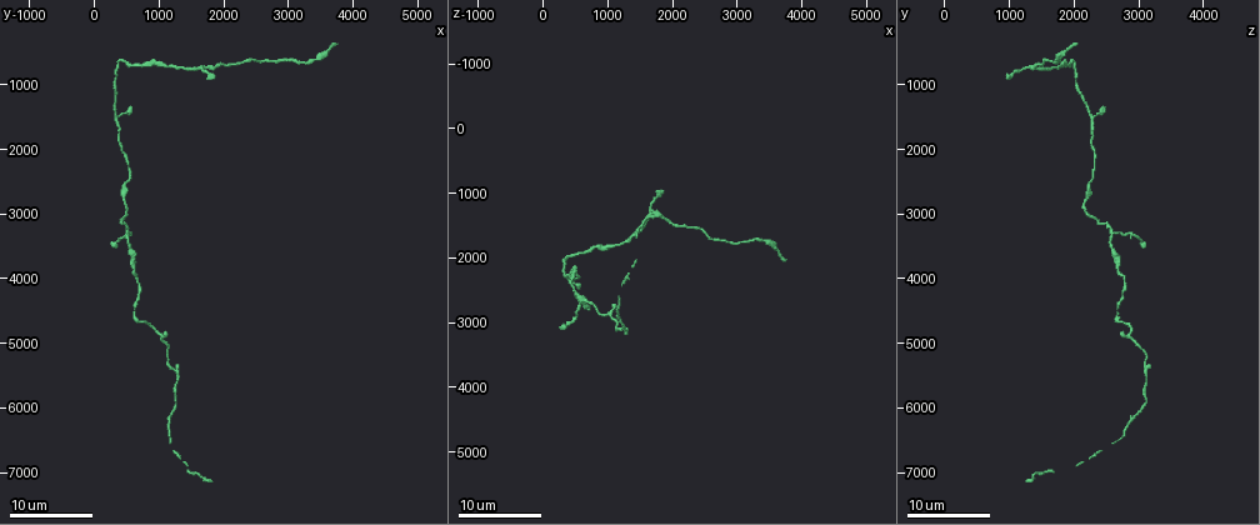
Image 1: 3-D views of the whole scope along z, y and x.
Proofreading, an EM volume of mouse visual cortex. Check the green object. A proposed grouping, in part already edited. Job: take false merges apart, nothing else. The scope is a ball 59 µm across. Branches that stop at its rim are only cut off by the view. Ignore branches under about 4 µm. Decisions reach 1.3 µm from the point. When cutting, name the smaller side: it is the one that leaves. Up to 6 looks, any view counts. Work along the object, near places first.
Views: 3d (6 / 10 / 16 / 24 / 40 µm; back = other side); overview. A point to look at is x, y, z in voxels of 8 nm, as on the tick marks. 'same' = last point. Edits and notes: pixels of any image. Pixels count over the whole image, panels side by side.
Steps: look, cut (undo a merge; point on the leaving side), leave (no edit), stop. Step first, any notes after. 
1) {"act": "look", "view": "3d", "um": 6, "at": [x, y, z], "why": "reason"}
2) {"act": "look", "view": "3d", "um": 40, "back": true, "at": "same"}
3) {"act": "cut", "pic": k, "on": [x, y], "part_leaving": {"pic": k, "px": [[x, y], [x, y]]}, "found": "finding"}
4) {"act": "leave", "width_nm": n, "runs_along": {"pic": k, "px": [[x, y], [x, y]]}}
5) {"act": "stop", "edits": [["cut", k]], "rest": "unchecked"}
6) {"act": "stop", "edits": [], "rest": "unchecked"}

{"act": "look", "view": "3d", "um": 24, "at": [500, 3300, 2650], "why": "a fork"}

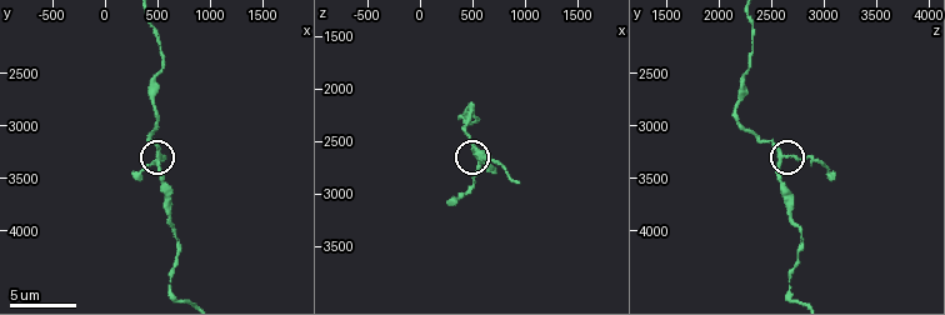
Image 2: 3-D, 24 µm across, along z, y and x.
{"act": "look", "view": "3d", "um": 6, "at": [540, 3300, 2620]}

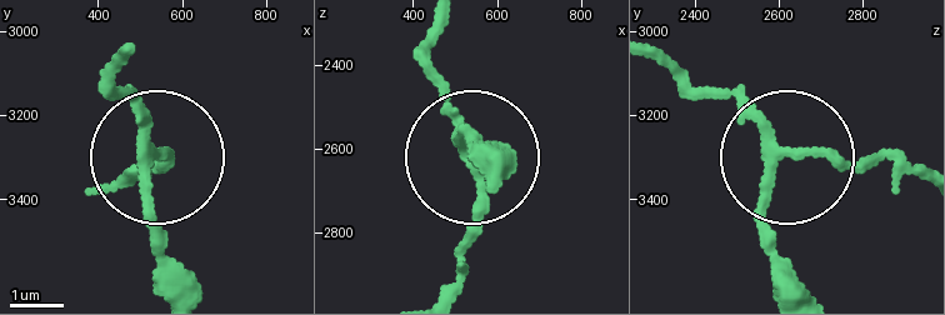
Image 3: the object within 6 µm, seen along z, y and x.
{"act": "leave", "side_arm_um": 6, "runs_along": {"pic": 3, "px": [[656, 51], [791, 150], [921, 168]]}, "found": "all the same neuron"}

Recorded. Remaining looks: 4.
{"act": "look", "view": "3d", "um": 16, "at": [600, 3880, 2680], "why": "sudden change in width"}

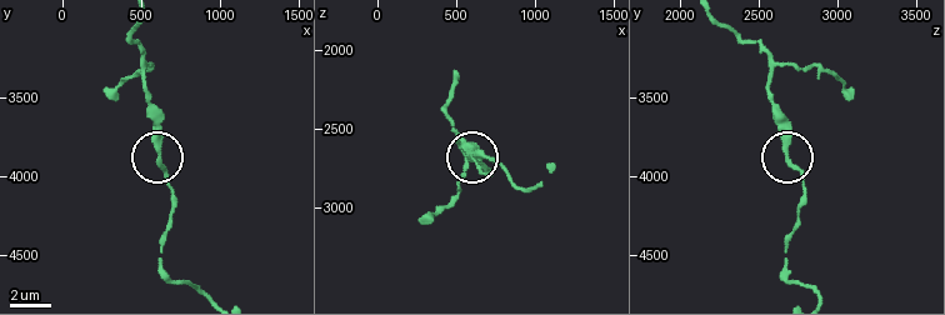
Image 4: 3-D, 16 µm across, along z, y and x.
{"act": "leave", "runs_along": {"pic": 4, "px": [[455, 85], [448, 109], [450, 124], [480, 173], [488, 174]]}, "found": "one neuron here"}

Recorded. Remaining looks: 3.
{"act": "look", "view": "3d", "um": 16, "at": [1150, 5050, 3000], "why": "calibre changes"}

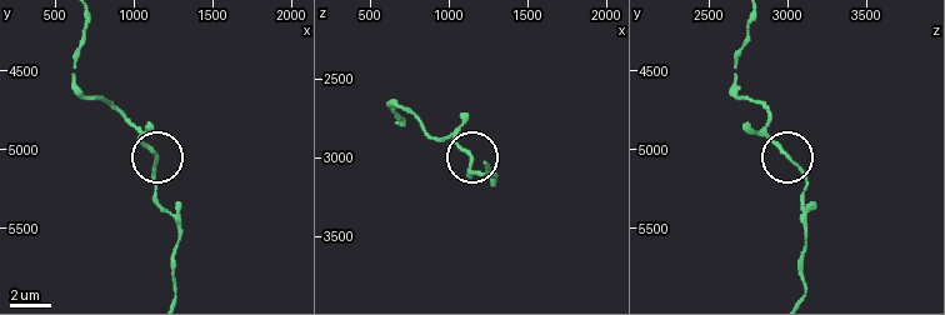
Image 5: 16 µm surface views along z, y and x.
{"act": "look", "view": "3d", "um": 6, "at": [1120, 5020, 3000], "why": "zoom in"}

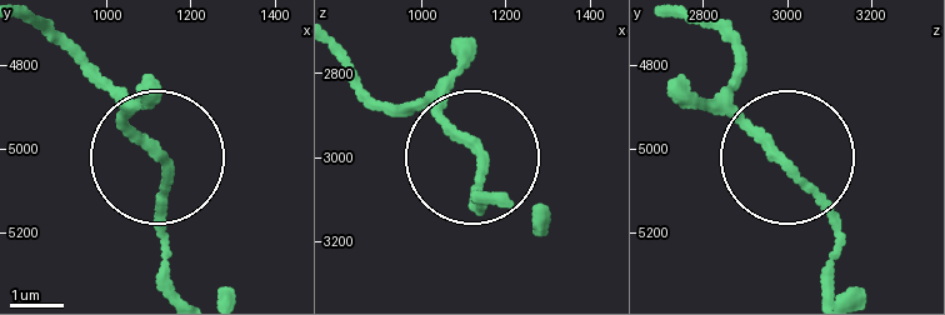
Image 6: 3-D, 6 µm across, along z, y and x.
{"act": "look", "view": "3d", "um": 6, "back": true, "at": [1120, 5020, 2975]}

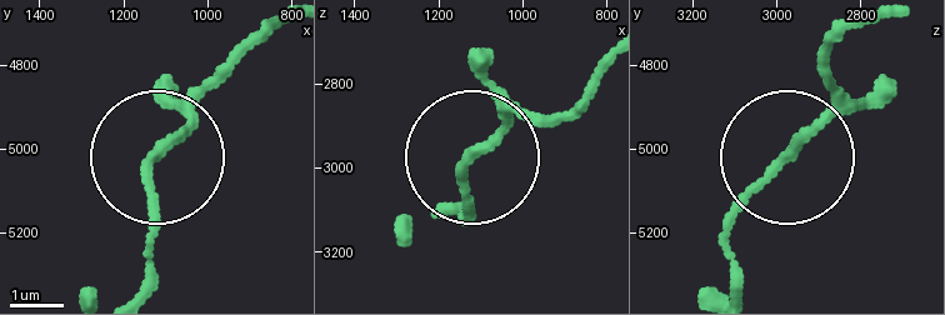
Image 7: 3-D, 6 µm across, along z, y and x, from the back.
{"act": "leave", "width_nm": 180, "runs_along": {"pic": 7, "px": [[268, 24], [200, 90], [150, 171], [146, 274]]}, "found": "continuous, no second neuron"}

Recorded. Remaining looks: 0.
{"act": "stop", "edits": [], "rest": "unchecked"}

